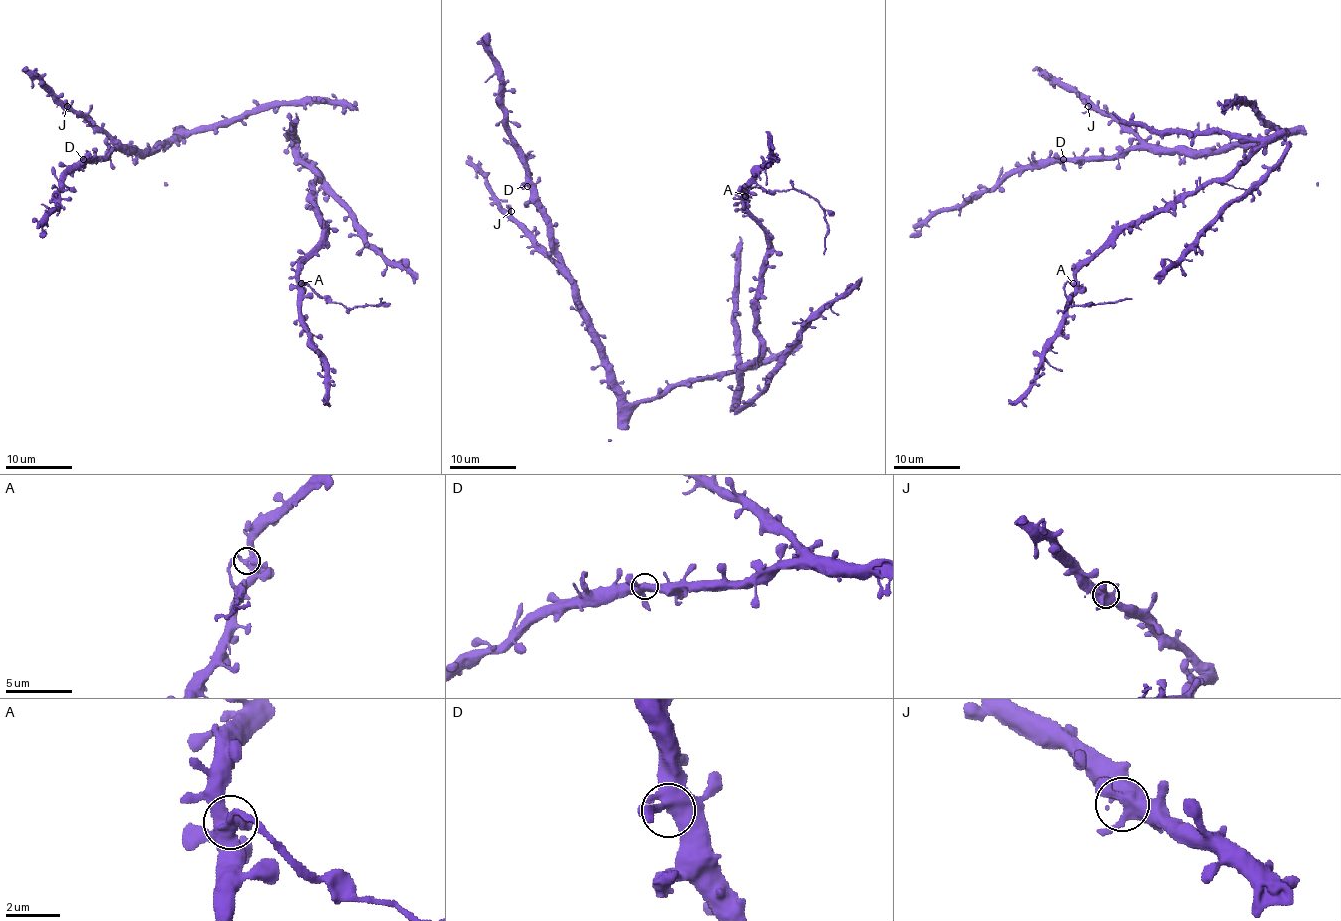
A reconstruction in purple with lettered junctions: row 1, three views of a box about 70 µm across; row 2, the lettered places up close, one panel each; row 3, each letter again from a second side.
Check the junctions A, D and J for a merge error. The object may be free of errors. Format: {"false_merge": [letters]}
{"false_merge": ["A"]}

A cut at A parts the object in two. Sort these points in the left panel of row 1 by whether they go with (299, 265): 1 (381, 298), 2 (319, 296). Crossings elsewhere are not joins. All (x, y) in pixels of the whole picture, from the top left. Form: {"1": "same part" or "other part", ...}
{"1": "other part", "2": "other part"}

